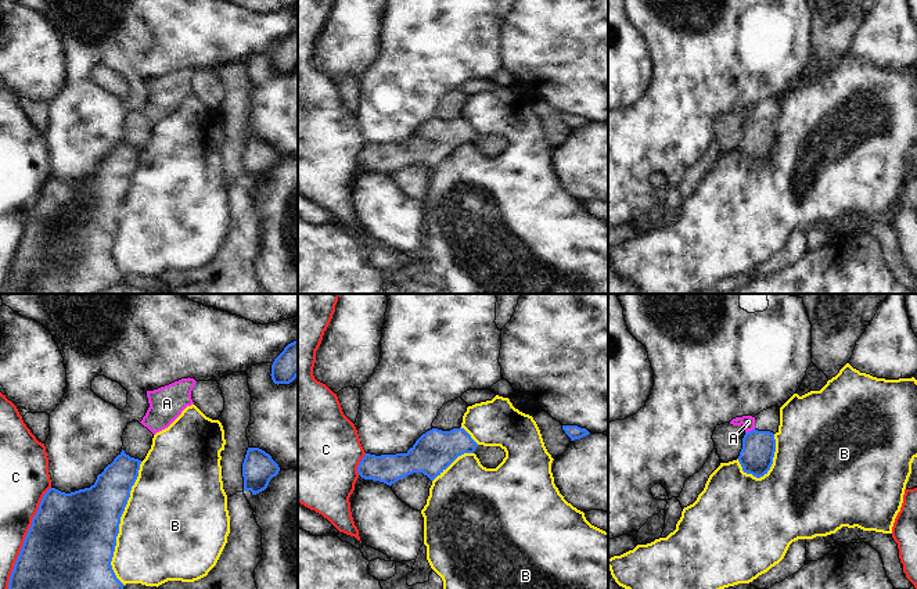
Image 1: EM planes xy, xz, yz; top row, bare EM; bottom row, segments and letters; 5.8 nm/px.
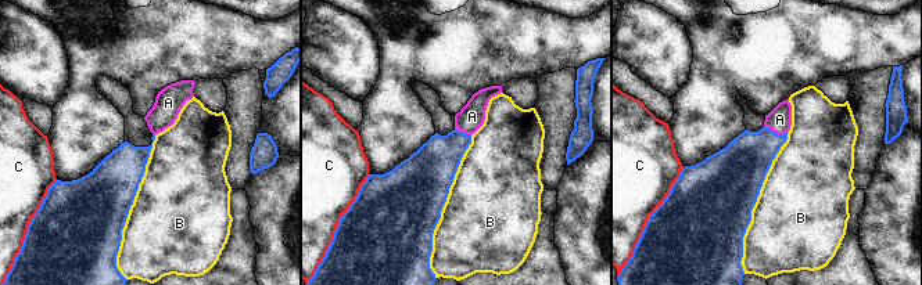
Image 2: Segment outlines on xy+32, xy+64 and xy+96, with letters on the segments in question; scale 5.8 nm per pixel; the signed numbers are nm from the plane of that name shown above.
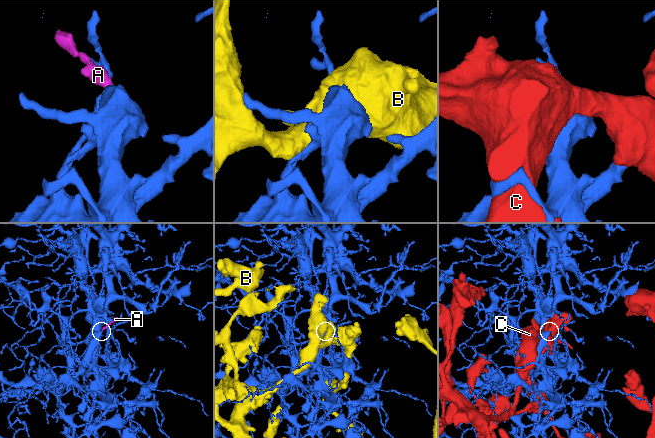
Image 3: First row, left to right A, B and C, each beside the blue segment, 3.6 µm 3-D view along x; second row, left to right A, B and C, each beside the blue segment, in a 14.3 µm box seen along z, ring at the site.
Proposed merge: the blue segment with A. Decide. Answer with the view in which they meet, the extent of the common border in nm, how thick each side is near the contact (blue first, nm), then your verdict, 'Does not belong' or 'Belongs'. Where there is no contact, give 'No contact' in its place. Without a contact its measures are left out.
Touches blue in yz. Shared border 60 nm. Thickness 190 nm (blue) against 80 nm. Belongs.

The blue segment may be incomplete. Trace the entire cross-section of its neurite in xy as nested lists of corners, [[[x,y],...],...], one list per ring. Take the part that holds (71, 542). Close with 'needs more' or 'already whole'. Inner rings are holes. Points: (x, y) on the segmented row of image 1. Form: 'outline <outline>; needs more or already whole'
outline [[[122,452],[90,488],[71,493],[50,488],[25,536],[10,577],[8,589],[123,589],[111,561],[121,517],[130,498],[141,460]]]; already whole

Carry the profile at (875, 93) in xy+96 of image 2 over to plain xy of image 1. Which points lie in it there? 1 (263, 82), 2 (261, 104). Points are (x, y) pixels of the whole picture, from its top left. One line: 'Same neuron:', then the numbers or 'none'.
Same neuron: none

